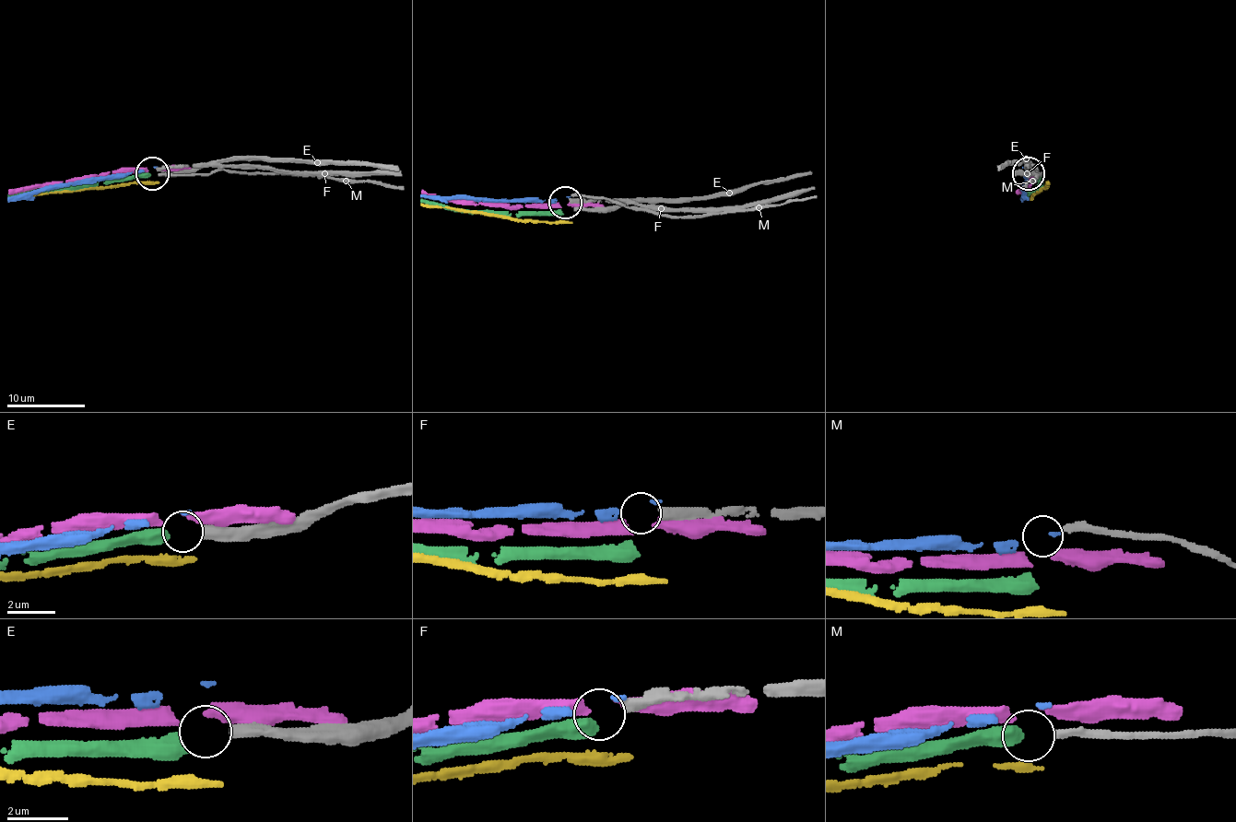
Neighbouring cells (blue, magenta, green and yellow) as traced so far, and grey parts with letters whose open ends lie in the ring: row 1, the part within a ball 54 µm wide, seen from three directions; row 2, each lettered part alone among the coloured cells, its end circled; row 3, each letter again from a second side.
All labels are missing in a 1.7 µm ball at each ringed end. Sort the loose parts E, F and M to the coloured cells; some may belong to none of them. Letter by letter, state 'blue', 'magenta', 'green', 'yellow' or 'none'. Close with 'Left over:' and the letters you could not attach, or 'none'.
E: green
F: blue
M: none
Left over: M

